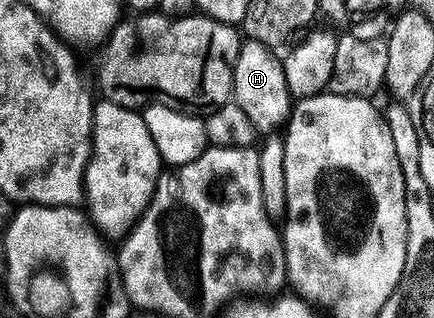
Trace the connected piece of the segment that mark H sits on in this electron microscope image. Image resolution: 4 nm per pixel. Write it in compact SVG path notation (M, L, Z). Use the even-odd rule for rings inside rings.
M253 39L241 42L238 61L234 65L232 99L250 117L257 133L276 133L287 124L294 100L286 85L286 73L281 56Z

